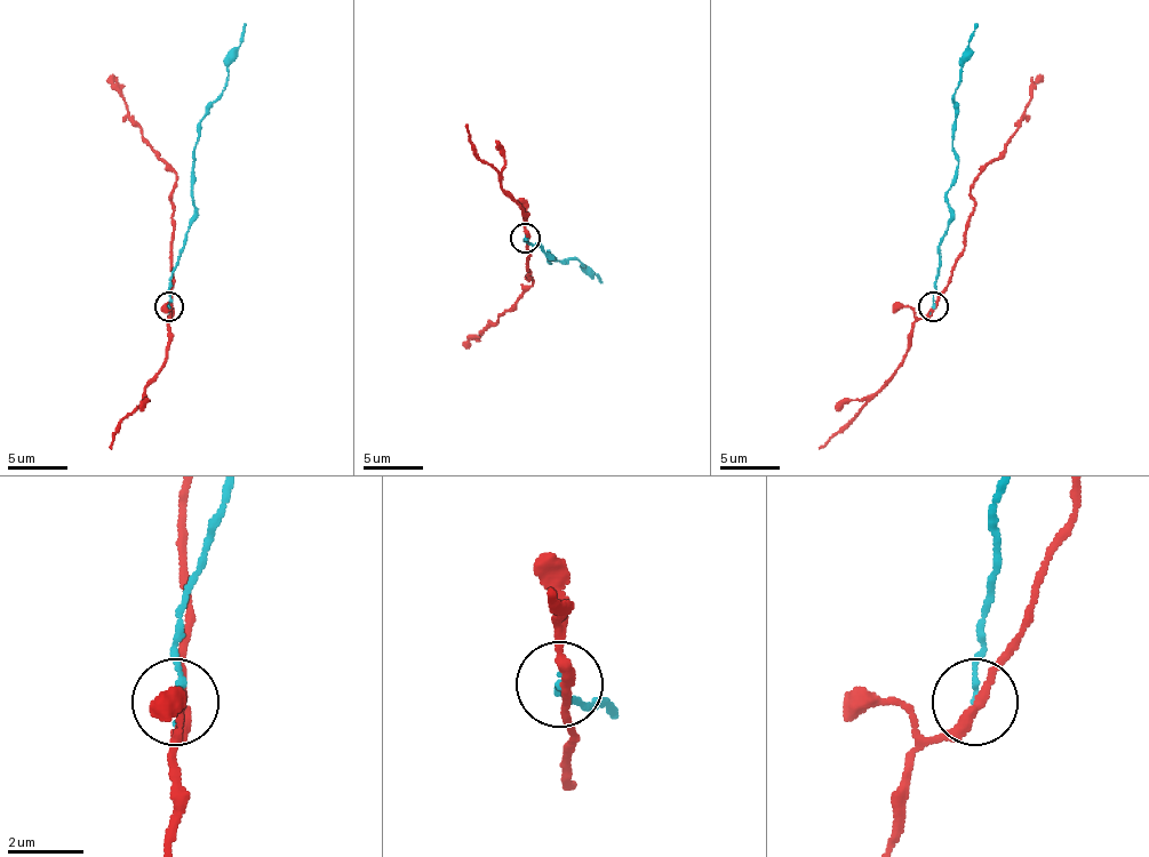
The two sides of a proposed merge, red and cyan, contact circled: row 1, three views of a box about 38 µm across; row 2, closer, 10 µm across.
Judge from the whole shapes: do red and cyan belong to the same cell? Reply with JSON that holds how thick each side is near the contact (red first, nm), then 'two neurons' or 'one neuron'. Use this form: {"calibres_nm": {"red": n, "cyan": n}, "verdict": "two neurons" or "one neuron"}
{"calibres_nm": {"red": 260, "cyan": 160}, "verdict": "two neurons"}

